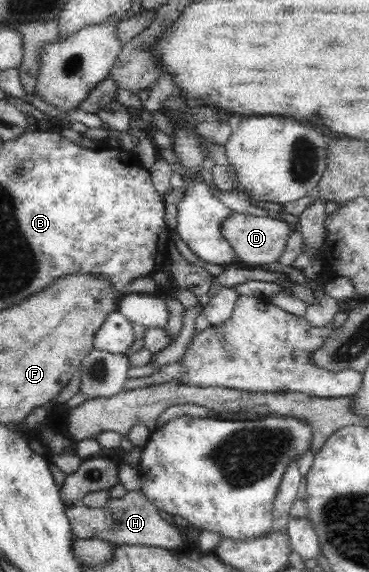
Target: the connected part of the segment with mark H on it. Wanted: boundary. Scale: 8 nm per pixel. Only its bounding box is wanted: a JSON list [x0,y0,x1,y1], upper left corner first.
[65,491,186,552]

